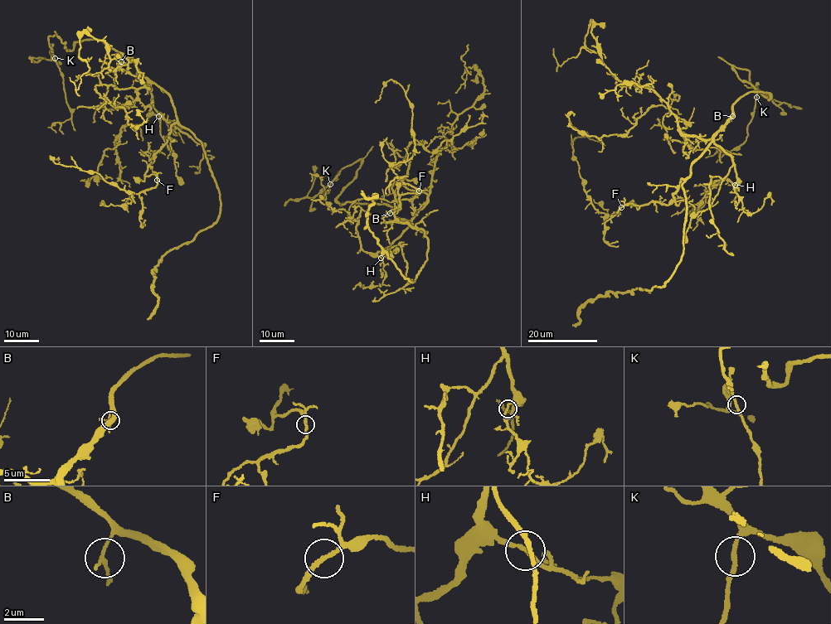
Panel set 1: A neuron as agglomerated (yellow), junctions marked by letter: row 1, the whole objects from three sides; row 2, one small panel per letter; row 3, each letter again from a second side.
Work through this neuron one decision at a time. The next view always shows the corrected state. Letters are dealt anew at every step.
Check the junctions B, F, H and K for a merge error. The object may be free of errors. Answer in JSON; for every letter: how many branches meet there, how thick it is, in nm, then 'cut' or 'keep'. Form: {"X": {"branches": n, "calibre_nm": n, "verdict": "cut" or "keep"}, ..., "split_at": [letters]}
{"B": {"branches": 2, "calibre_nm": 180, "verdict": "keep"}, "F": {"branches": 2, "calibre_nm": 180, "verdict": "keep"}, "H": {"branches": 2, "calibre_nm": 180, "verdict": "keep"}, "K": {"branches": 2, "calibre_nm": 200, "verdict": "keep"}, "split_at": []}

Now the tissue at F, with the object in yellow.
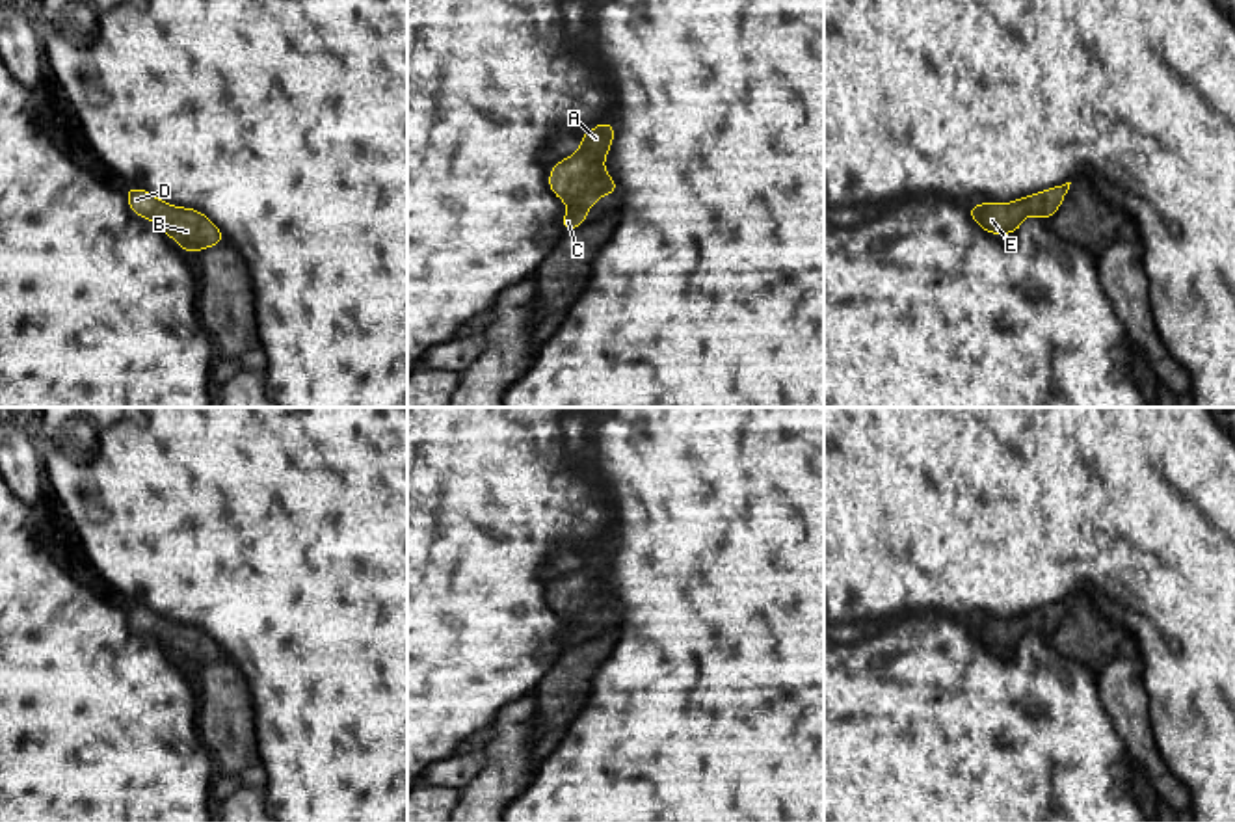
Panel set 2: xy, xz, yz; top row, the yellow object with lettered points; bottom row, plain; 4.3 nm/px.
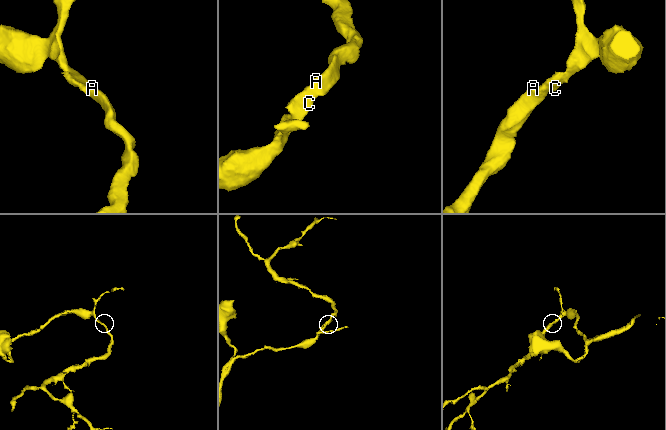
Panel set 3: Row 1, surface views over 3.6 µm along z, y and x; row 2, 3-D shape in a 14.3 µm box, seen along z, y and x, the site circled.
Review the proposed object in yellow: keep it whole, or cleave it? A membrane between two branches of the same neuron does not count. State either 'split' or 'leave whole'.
leave whole

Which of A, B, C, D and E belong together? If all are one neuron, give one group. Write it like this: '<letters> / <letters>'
A B C D E

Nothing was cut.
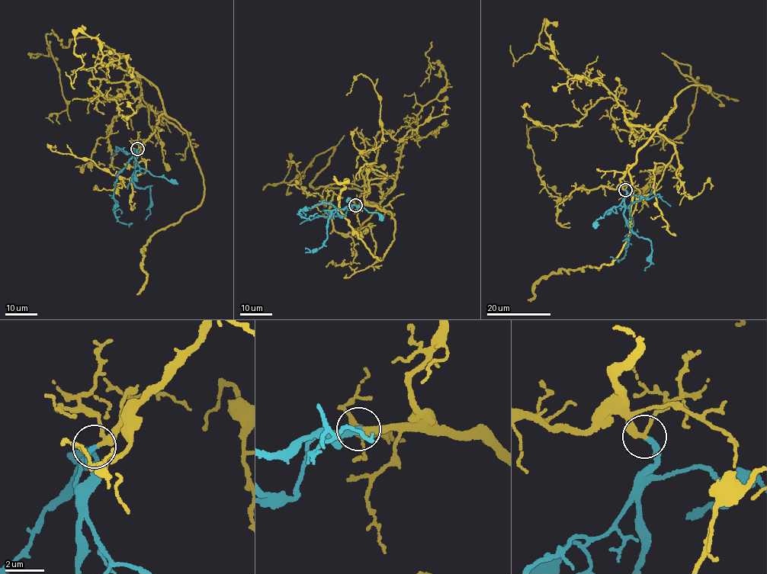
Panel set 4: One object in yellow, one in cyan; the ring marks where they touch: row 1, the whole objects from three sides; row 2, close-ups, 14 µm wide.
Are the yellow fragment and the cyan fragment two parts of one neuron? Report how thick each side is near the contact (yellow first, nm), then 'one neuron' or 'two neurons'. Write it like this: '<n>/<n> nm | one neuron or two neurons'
220/280 nm | one neuron

